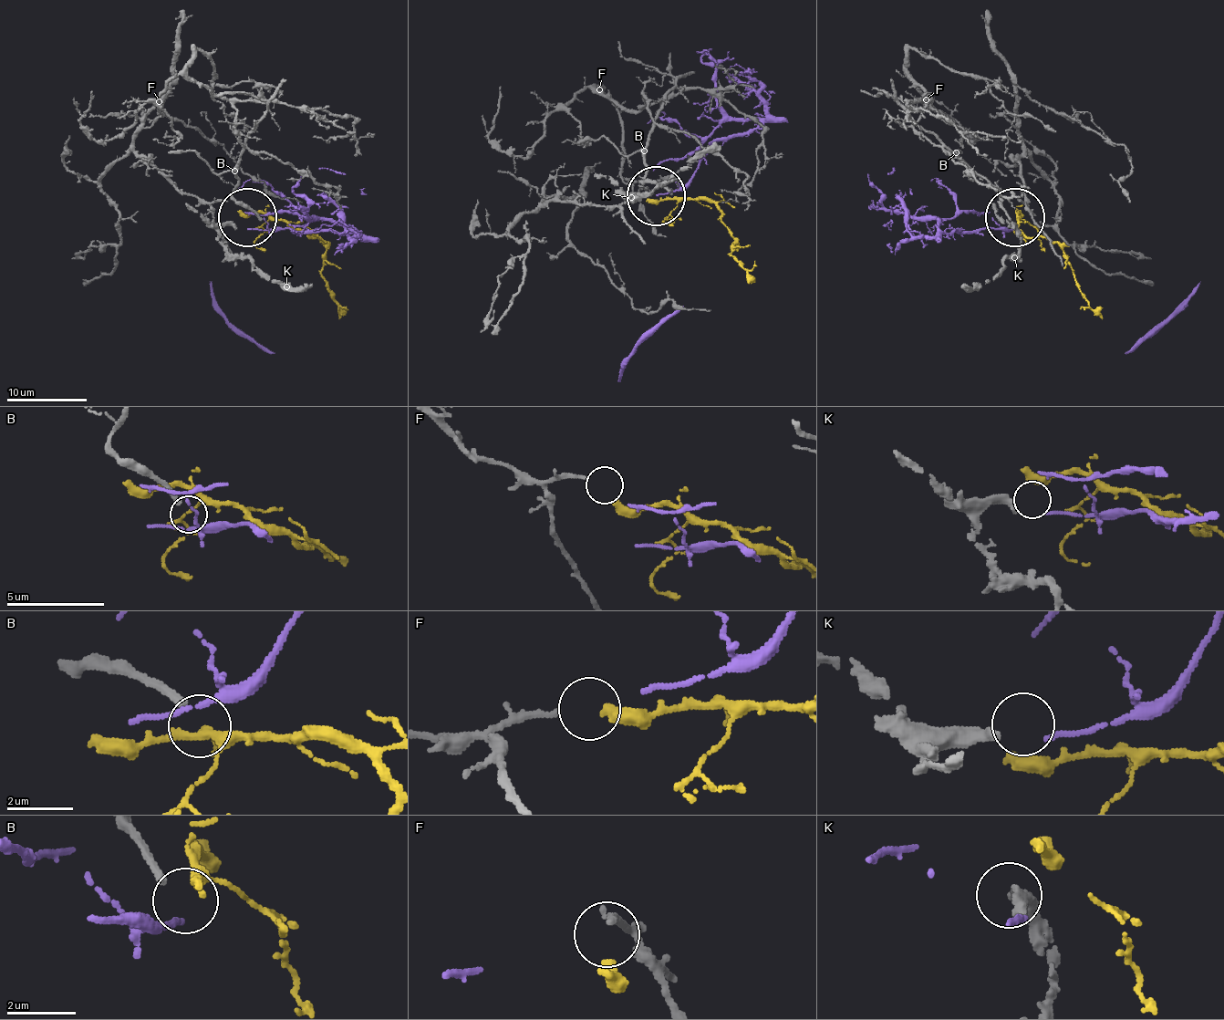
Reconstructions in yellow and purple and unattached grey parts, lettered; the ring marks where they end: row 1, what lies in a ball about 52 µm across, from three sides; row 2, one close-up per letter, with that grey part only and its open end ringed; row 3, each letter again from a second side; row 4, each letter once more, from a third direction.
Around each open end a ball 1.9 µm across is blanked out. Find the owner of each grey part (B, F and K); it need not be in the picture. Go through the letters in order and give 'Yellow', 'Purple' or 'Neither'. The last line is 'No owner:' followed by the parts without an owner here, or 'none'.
B: Neither
F: Yellow
K: Neither
No owner: B, K

